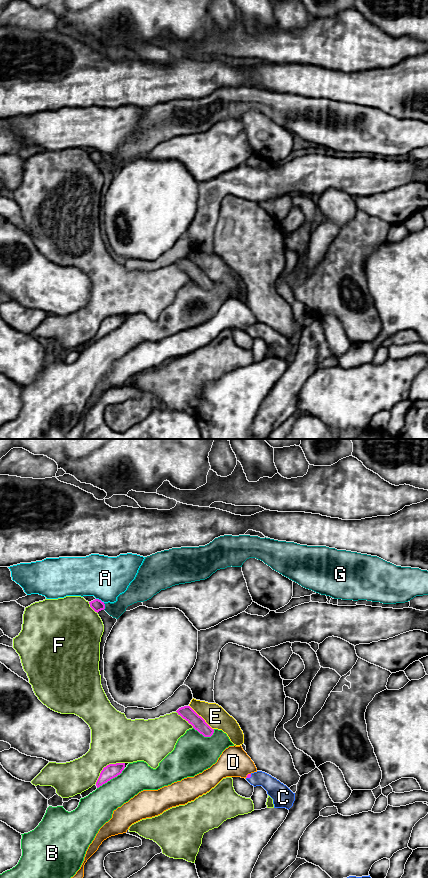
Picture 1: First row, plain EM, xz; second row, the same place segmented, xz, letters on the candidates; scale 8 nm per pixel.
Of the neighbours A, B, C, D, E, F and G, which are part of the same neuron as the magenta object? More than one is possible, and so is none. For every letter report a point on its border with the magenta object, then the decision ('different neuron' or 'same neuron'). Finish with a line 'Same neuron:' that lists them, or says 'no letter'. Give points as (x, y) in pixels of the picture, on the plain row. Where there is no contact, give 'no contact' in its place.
A: xz (100, 152) | different neuron
B: xz (110, 331) | different neuron
C: xz (249, 329) | same neuron
D: xz (247, 327) | different neuron
E: xz (201, 269) | different neuron
F: xz (107, 317) | different neuron
G: xz (104, 158) | different neuron
Same neuron: C

